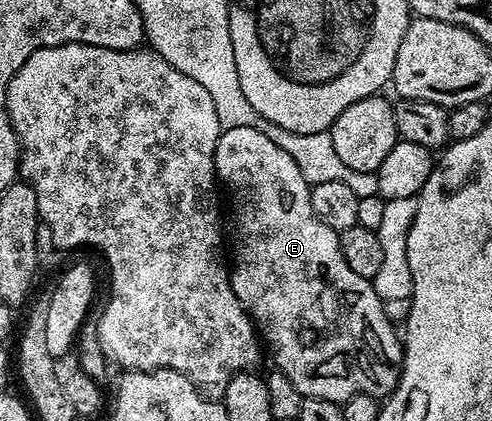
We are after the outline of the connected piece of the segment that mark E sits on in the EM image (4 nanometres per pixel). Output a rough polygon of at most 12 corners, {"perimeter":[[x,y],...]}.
{"perimeter":[[223,129],[230,282],[303,397],[385,399],[400,333],[292,155]]}

